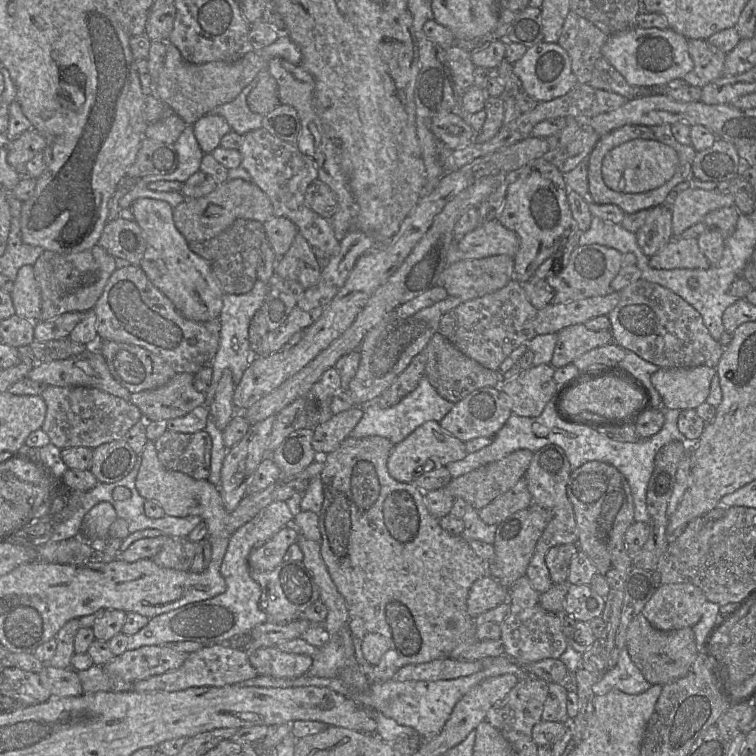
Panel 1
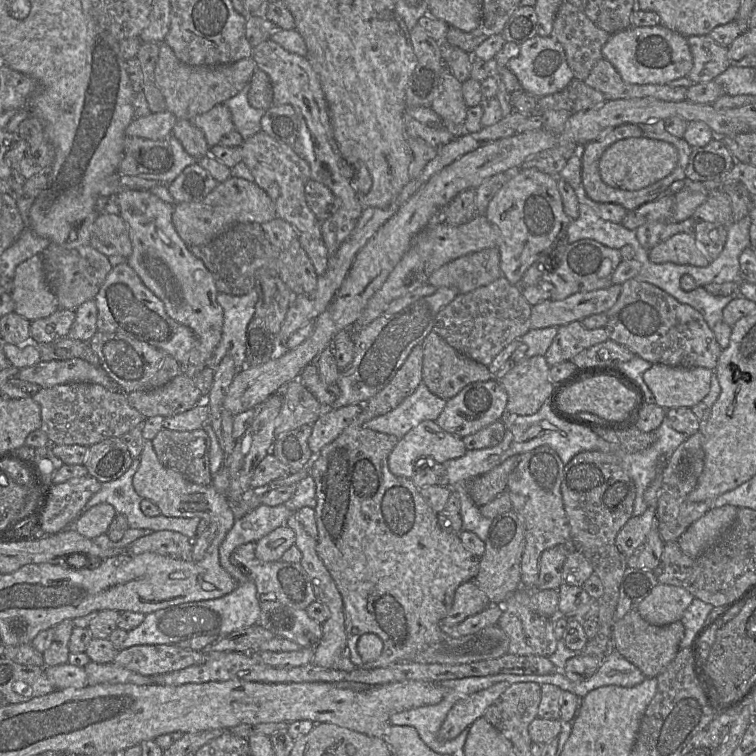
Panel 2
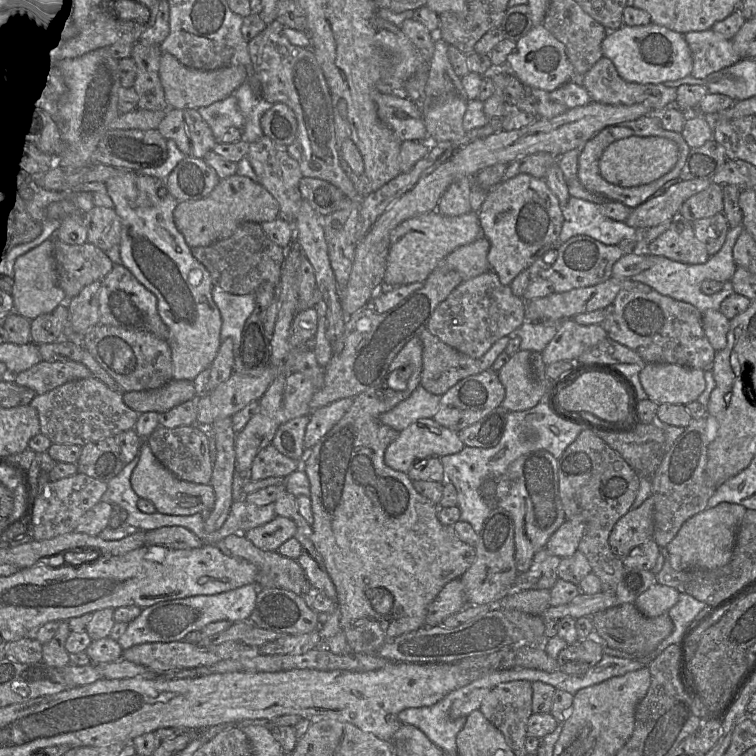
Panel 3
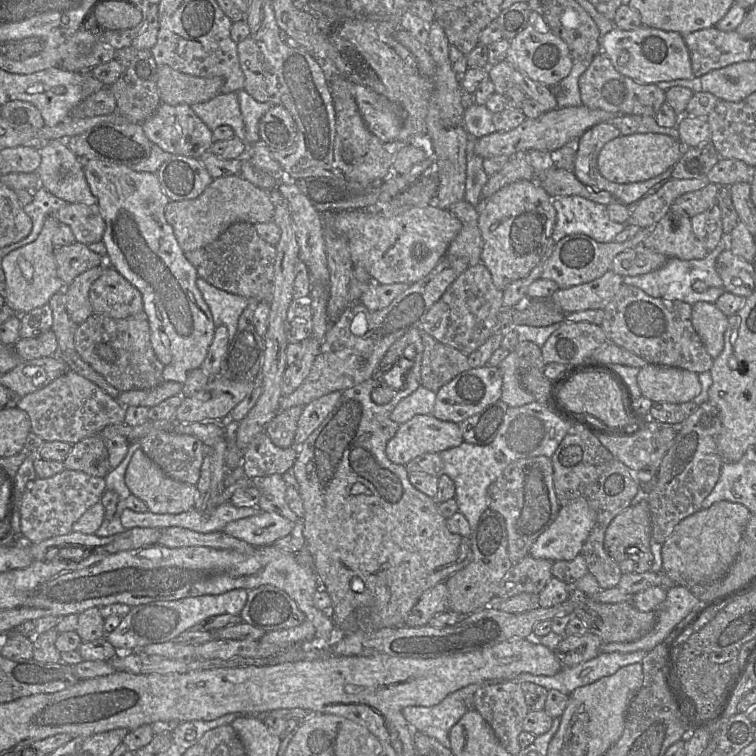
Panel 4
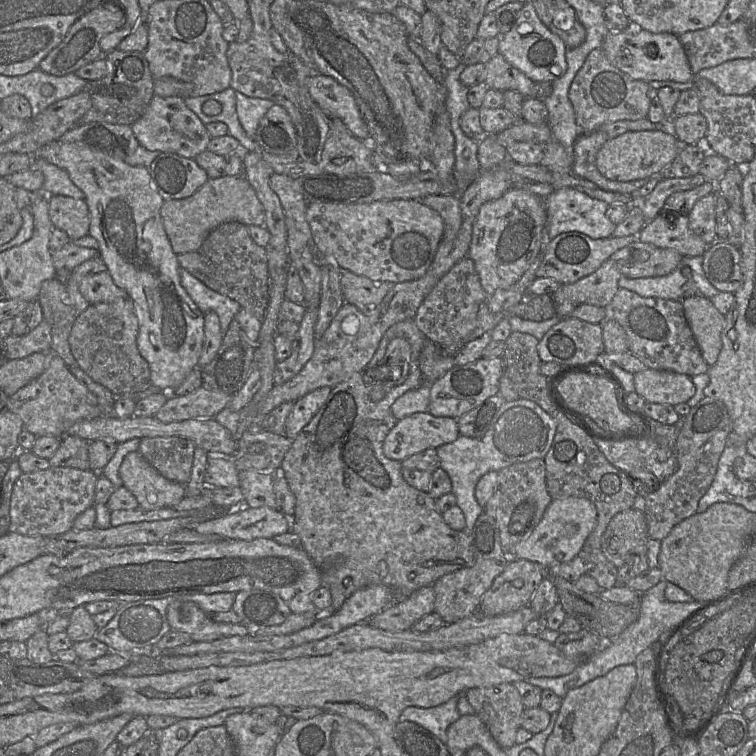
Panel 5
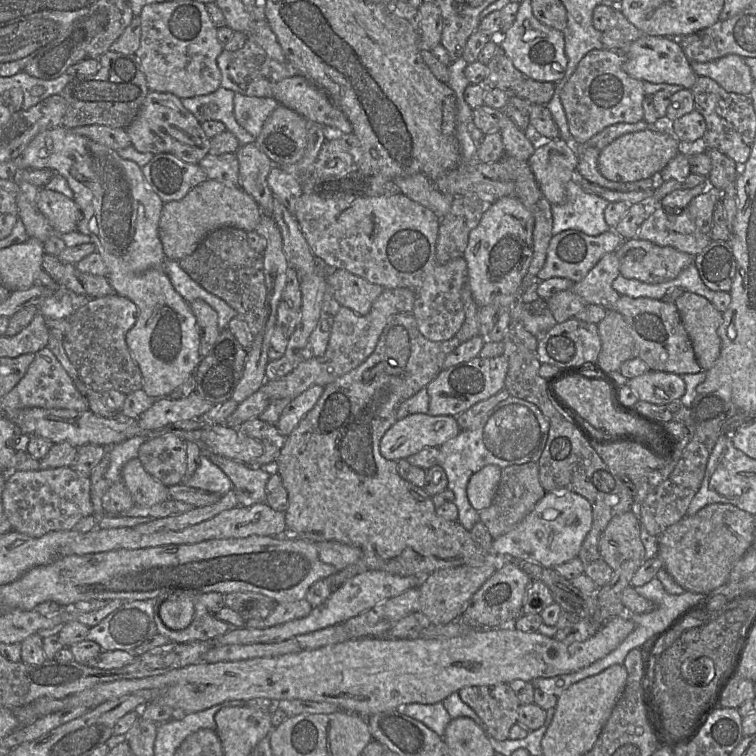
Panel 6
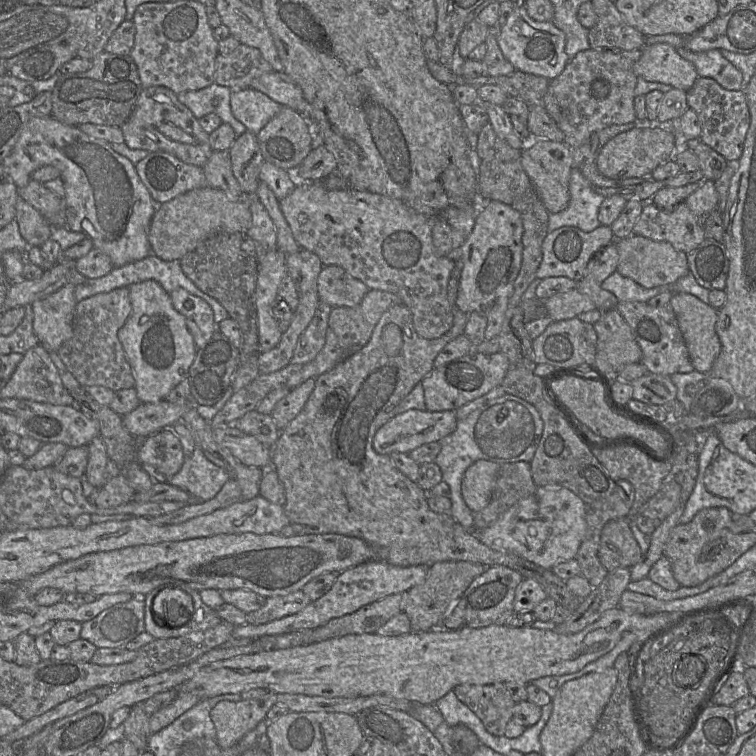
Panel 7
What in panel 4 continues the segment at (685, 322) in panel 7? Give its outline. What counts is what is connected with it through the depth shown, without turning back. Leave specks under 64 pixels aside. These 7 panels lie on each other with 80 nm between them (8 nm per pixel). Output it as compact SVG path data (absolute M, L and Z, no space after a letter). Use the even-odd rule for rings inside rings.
M697 302L692 305L692 325L701 338L712 359L717 358L724 348L724 333L728 317L713 303Z

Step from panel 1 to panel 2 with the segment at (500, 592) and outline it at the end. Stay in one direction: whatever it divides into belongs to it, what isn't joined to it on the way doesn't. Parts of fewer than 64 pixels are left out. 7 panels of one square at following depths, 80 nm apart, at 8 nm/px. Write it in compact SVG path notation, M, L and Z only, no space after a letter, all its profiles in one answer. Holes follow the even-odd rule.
M474 580L465 582L457 588L452 608L442 619L442 624L445 626L458 625L466 618L483 611L489 604L487 595Z

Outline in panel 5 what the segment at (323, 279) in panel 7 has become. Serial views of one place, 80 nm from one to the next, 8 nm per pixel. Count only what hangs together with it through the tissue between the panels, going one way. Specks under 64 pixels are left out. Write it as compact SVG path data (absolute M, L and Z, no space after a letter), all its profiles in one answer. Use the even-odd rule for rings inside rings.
M351 271L342 272L340 284L345 302L355 305L365 314L370 314L395 285L373 281Z

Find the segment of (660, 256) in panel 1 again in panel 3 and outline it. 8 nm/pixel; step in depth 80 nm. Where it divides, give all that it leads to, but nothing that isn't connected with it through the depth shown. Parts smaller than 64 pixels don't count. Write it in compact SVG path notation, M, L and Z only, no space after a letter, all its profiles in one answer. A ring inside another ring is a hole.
M682 218L673 219L669 229L650 242L646 251L684 264L704 264L710 257L695 237L692 224Z

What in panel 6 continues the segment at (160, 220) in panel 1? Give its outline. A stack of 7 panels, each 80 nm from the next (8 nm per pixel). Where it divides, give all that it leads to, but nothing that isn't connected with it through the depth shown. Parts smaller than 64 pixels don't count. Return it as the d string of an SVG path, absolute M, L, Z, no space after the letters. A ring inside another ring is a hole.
M64 126L38 134L19 157L21 169L50 169L62 175L73 191L73 200L82 212L78 232L88 235L101 255L115 293L130 299L138 307L135 325L126 334L126 343L142 373L142 390L153 398L168 397L189 376L194 375L200 361L200 334L189 303L174 289L161 266L166 259L158 234L164 202L151 189L142 168L131 160Z

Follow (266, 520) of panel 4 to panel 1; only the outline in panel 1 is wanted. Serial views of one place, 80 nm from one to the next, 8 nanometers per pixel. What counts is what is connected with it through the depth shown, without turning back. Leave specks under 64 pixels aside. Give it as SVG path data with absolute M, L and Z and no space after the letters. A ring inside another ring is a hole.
M285 526L261 547L253 549L248 558L251 570L271 571L284 561L292 544L297 544L299 532L293 526Z

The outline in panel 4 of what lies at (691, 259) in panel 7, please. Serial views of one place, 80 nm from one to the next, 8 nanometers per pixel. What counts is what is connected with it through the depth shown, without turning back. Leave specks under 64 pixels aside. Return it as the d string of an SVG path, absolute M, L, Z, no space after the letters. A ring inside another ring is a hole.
M730 249L722 251L716 260L716 271L726 292L744 298L755 288L755 271L752 263L734 255Z

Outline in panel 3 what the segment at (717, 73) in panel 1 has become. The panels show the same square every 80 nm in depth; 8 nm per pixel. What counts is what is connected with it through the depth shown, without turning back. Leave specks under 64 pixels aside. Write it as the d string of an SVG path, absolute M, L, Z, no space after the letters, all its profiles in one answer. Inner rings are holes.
M711 28L705 31L692 31L683 34L692 55L693 68L690 76L706 79L711 73L729 67L739 60L732 40L724 38Z

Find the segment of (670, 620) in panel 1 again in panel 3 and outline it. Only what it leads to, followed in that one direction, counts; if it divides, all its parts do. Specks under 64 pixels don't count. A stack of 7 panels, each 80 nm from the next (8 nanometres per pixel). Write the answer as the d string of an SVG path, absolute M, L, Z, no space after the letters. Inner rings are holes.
M656 583L639 596L634 605L646 617L655 618L666 614L677 603L679 596L678 590Z

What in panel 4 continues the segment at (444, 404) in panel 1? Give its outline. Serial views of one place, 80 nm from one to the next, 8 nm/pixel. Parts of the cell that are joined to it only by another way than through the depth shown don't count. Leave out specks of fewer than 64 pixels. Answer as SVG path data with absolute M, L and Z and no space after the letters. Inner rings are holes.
M420 386L411 395L402 399L390 414L397 424L403 424L416 415L431 415L434 410L436 393Z

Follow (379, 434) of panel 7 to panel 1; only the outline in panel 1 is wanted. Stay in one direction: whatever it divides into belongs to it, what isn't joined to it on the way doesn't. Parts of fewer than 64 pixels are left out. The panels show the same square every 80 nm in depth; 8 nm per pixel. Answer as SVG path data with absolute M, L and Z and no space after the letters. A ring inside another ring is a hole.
M427 421L394 446L388 458L387 468L395 480L402 483L414 483L417 471L419 475L424 471L446 466L451 462L462 460L467 454L465 442L444 431L438 422Z

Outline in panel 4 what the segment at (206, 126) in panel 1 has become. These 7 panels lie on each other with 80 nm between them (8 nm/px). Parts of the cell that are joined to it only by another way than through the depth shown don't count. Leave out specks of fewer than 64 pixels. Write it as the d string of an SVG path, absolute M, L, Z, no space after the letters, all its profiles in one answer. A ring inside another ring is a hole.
M236 92L220 93L208 101L190 105L190 108L211 132L219 126L228 125L233 129L235 137L246 143L248 147L251 146L246 140L244 122Z

